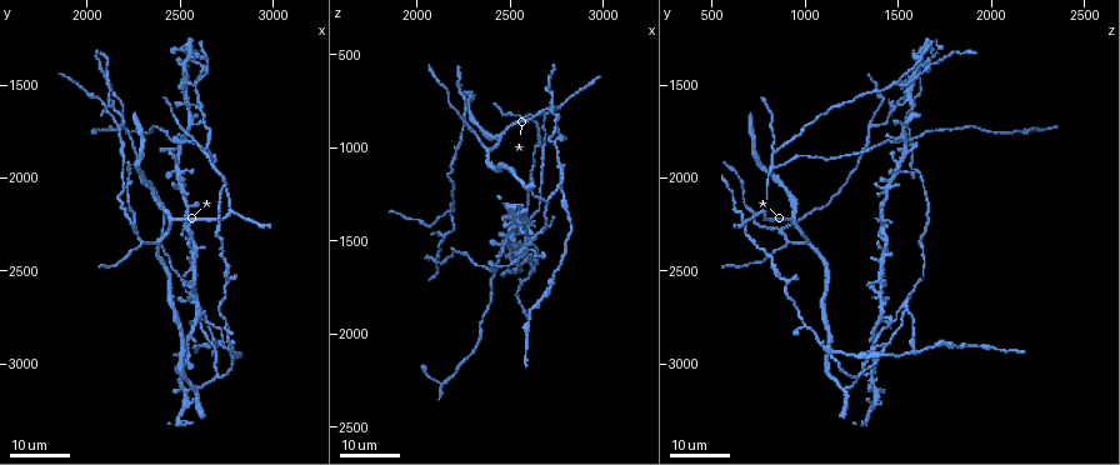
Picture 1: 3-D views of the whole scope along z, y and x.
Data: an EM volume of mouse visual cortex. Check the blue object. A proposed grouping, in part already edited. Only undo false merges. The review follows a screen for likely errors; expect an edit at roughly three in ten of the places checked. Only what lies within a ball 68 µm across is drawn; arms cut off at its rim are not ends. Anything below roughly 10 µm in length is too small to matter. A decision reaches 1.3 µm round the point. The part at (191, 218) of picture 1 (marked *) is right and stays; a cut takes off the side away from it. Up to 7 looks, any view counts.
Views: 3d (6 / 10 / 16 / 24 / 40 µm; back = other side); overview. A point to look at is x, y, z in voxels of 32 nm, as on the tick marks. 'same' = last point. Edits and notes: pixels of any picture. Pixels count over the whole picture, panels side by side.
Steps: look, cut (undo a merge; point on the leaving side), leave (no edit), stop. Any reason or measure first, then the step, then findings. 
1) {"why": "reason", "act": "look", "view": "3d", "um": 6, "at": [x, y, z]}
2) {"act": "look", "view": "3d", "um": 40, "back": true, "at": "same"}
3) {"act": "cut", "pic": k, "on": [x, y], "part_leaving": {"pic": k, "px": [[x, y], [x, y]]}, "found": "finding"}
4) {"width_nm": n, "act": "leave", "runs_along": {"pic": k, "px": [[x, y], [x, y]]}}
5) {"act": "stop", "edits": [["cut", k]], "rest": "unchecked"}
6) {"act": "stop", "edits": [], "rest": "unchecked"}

{"why": "three arms meet", "act": "look", "view": "3d", "um": 16, "at": [2280, 2360, 900]}

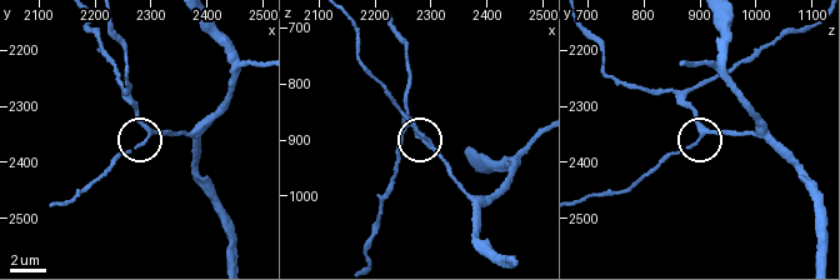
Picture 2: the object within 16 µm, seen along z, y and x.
{"why": "zoom in", "act": "look", "view": "3d", "um": 6, "at": [2290, 2340, 900]}

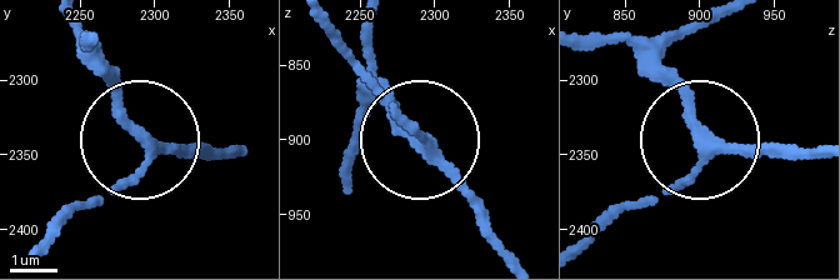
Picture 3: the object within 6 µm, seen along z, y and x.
{"width_nm": 240, "act": "leave", "found": "one cell here"}

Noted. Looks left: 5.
{"why": "branch point", "act": "look", "view": "3d", "um": 24, "at": [2700, 3060, 1280]}

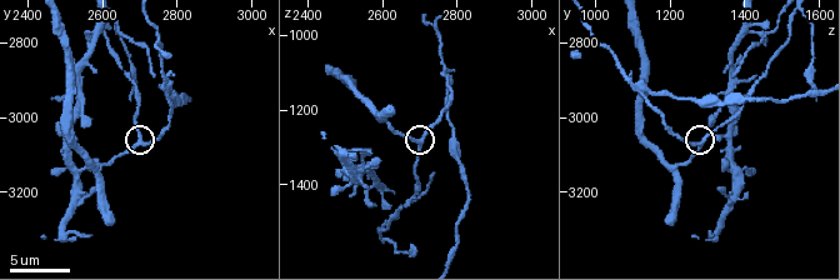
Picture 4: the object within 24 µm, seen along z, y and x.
{"act": "look", "view": "3d", "um": 6, "at": [2700, 3070, 1280]}

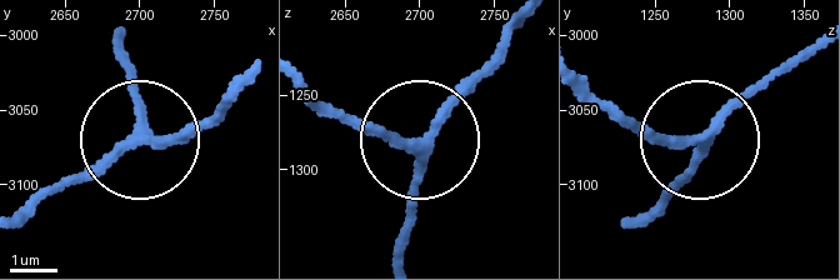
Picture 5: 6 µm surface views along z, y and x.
{"side_arm_um": 27, "act": "leave", "runs_along": {"pic": 5, "px": [[29, 205], [89, 178], [133, 138], [129, 54]]}, "found": "all the same cell"}

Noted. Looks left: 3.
{"why": "branch point", "act": "look", "view": "3d", "um": 24, "at": [2180, 1740, 1340]}

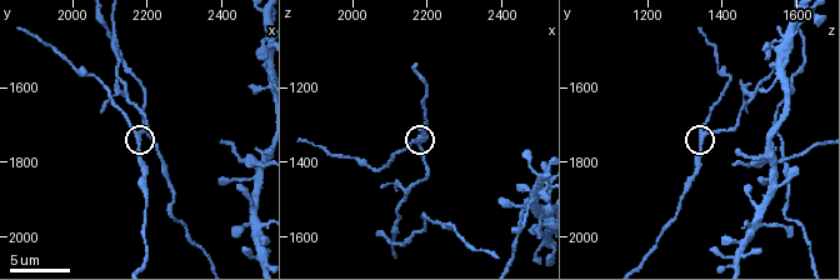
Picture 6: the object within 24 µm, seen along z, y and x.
{"act": "look", "view": "3d", "um": 10, "at": [2180, 1710, 1350]}

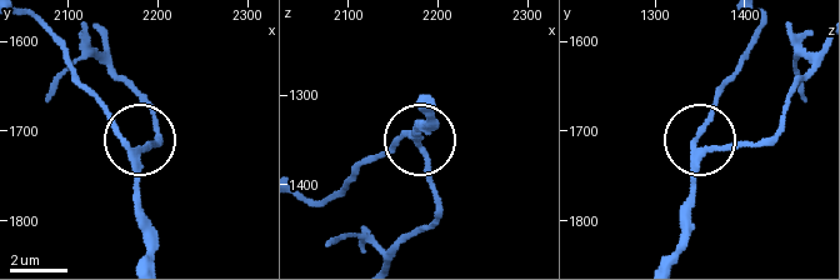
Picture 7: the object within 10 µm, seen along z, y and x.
{"width_nm": 210, "act": "leave", "runs_along": {"pic": 7, "px": [[668, 258], [689, 200], [689, 165], [723, 81]]}, "found": "continuous, no second cell"}

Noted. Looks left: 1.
{"act": "stop", "edits": [], "rest": "unchecked"}

